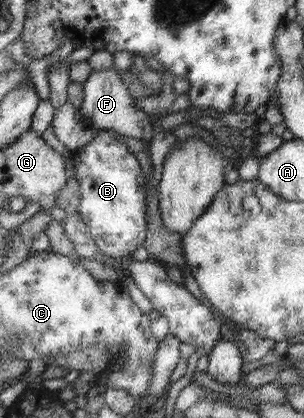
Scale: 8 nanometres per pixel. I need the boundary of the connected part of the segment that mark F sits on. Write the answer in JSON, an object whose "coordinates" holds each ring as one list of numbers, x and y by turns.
{"coordinates":[[116,68,93,71,84,82,84,96,79,108,80,118,89,128,109,129,116,133,132,136,143,141,153,136,153,125,150,124,148,114,135,106,135,97,131,96,129,88,119,77]]}

